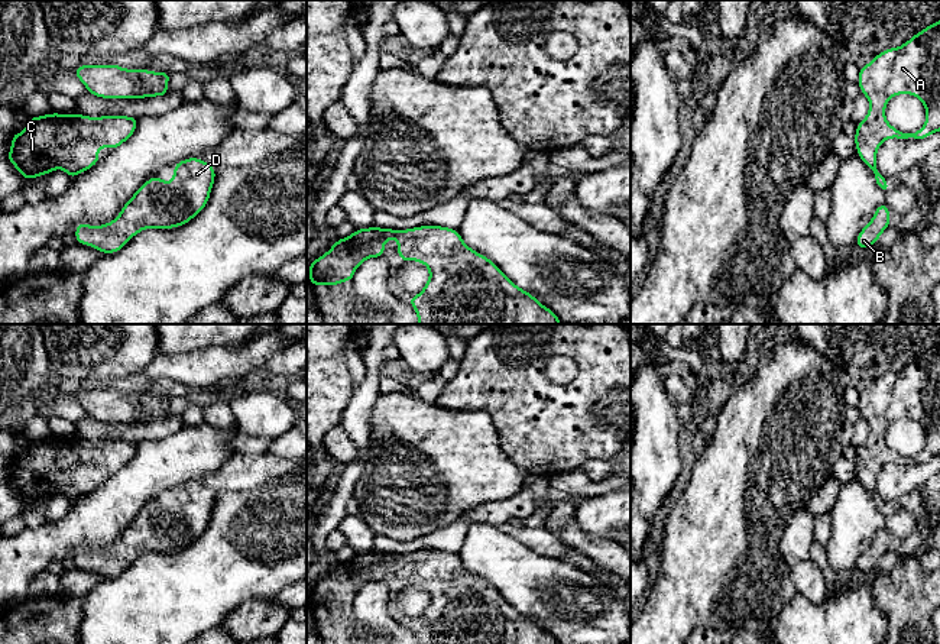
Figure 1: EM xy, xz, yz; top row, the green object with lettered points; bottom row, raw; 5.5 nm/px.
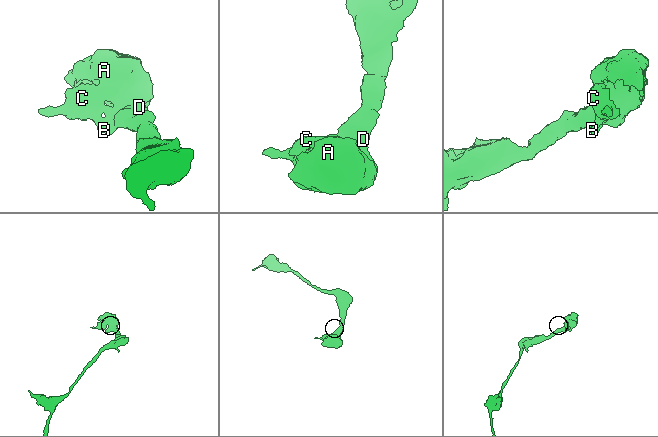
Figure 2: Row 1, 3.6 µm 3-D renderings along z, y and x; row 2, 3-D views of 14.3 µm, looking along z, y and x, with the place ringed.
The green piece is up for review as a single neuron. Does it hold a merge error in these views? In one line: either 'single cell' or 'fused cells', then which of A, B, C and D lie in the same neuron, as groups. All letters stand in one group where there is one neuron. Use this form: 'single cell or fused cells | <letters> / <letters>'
single cell | A B C D

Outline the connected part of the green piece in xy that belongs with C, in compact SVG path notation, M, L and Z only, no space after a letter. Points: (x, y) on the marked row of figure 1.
M52 113L30 117L22 133L13 133L7 159L23 175L35 179L59 168L72 179L98 164L101 148L119 148L136 130L136 117L90 117Z

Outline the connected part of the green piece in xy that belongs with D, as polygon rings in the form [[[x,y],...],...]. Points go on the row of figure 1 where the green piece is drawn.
[[[188,158],[176,162],[174,166],[174,179],[171,182],[165,182],[162,178],[153,175],[133,194],[111,223],[95,227],[80,223],[77,224],[74,236],[78,243],[98,249],[100,253],[116,253],[145,229],[179,227],[202,211],[208,203],[214,178],[215,169],[205,161]]]

